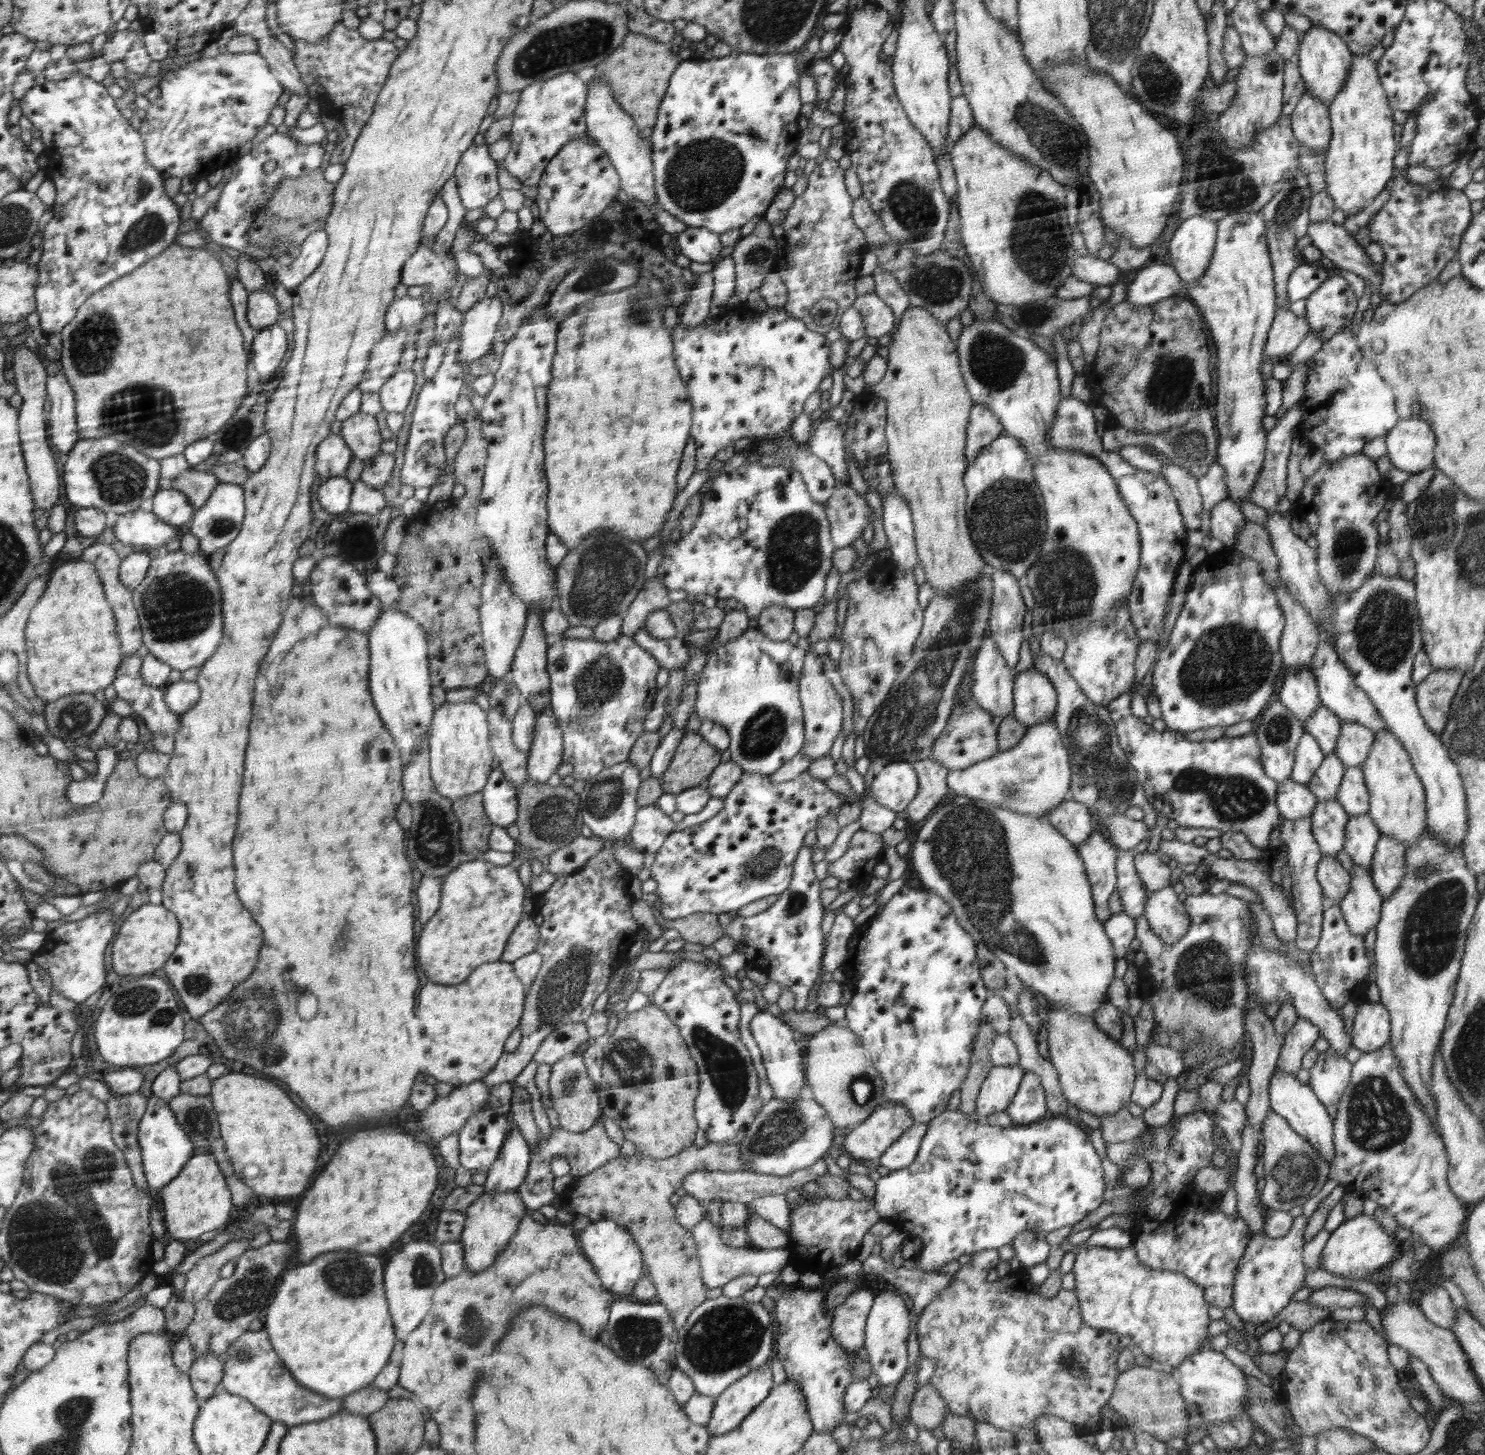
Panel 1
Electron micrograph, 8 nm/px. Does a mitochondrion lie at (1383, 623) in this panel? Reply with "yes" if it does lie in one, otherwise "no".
yes

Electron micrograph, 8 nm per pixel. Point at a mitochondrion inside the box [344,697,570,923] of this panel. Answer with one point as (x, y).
(435, 845)

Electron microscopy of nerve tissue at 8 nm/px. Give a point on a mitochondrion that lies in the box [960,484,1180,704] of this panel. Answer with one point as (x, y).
(1067, 594)

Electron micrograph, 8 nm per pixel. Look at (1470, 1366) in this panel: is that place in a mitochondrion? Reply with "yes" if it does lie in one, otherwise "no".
no

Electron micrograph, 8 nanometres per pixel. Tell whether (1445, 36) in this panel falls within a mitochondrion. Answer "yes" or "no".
no

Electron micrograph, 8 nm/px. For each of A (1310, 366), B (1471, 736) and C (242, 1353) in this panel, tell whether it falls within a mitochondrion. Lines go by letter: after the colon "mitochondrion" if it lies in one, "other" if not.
A: other
B: mitochondrion
C: mitochondrion

